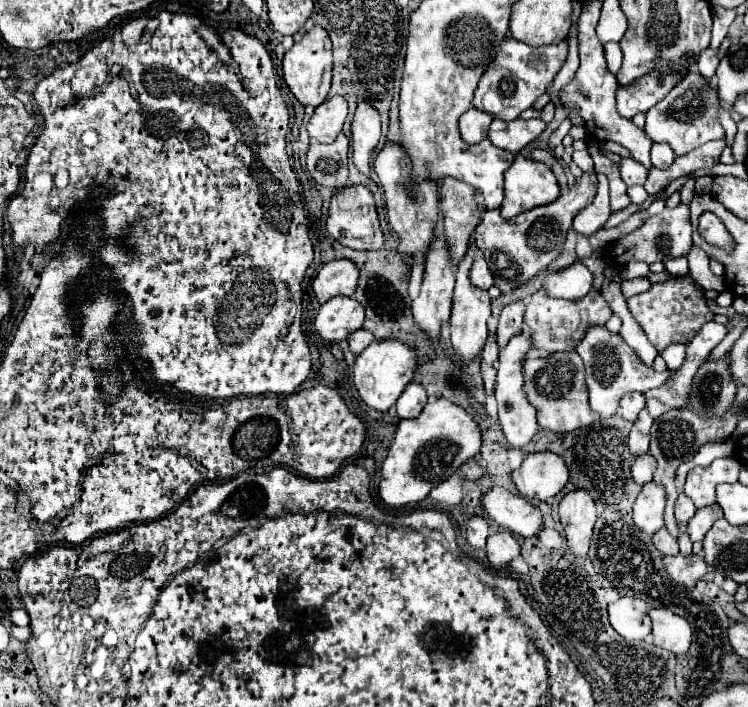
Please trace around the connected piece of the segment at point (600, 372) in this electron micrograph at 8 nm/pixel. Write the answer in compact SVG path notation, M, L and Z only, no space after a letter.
M592 326L592 330L588 330L576 346L576 352L584 360L586 384L590 390L590 406L594 412L600 414L602 420L608 420L616 412L618 402L626 392L648 392L652 388L658 388L670 374L670 370L656 372L652 366L646 366L636 356L636 352L622 340L622 336L612 334L606 326Z

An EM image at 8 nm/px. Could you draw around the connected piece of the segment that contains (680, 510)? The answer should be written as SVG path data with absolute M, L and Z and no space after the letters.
M680 494L678 500L676 500L676 506L674 506L674 512L676 512L676 520L688 522L694 516L696 506L694 506L694 502L686 494Z

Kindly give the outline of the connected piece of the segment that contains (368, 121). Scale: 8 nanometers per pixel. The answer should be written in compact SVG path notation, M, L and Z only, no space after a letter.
M360 100L352 118L352 156L356 168L370 176L370 158L380 138L380 114L374 106Z

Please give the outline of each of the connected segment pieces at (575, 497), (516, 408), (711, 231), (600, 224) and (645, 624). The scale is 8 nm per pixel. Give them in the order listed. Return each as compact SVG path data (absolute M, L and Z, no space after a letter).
M572 490L560 502L560 520L566 530L568 548L576 556L586 556L594 522L596 522L596 504L588 490Z
M520 332L518 336L510 338L508 344L500 350L500 362L498 362L498 378L496 378L496 400L498 400L498 420L502 426L502 432L512 448L524 448L532 436L538 430L536 422L536 408L528 402L524 392L524 372L522 364L526 360L528 350L532 348L532 338L526 332Z
M706 212L701 216L700 221L700 236L706 238L710 244L718 246L718 248L724 248L724 250L732 250L732 240L728 238L728 232L724 230L724 226L720 226L720 219L712 214L711 212Z
M596 174L596 178L598 178L598 192L596 192L594 202L588 204L584 210L580 210L578 216L574 218L574 230L584 236L592 236L600 228L604 228L604 224L608 222L608 218L612 214L608 178L604 178L604 174Z
M620 598L608 606L612 628L626 640L644 640L650 636L648 606L640 598Z

